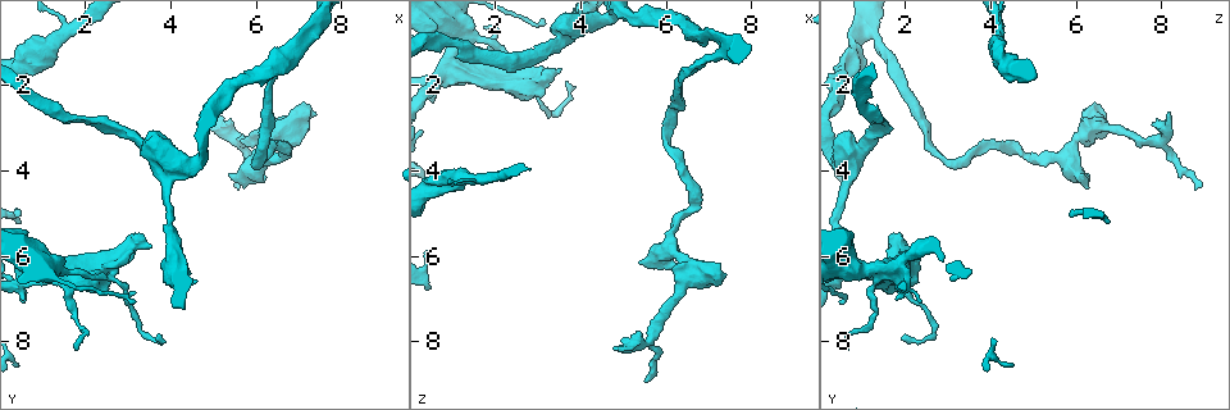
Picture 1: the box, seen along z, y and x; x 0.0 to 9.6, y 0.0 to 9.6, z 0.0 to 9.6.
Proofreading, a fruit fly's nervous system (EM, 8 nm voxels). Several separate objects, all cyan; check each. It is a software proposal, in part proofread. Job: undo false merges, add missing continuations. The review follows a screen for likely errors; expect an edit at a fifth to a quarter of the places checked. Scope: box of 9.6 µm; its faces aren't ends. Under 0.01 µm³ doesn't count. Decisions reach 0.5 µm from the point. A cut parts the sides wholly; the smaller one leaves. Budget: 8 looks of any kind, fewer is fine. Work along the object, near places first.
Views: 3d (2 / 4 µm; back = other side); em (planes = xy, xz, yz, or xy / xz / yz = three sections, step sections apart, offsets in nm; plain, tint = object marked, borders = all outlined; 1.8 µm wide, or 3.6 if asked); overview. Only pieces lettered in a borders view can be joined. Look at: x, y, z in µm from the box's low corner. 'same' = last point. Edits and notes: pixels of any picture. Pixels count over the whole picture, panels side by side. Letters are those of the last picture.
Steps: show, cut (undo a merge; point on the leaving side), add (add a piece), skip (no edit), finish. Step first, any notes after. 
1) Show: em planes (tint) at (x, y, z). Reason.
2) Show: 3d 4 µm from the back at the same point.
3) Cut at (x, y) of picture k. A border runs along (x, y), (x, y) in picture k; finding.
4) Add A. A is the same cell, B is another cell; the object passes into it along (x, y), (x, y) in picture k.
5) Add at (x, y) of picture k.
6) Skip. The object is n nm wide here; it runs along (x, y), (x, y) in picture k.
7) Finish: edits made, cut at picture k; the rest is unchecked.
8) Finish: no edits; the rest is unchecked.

Show: 3d 2 µm at (5.55, 4.40, 8.80). Branch stops here.

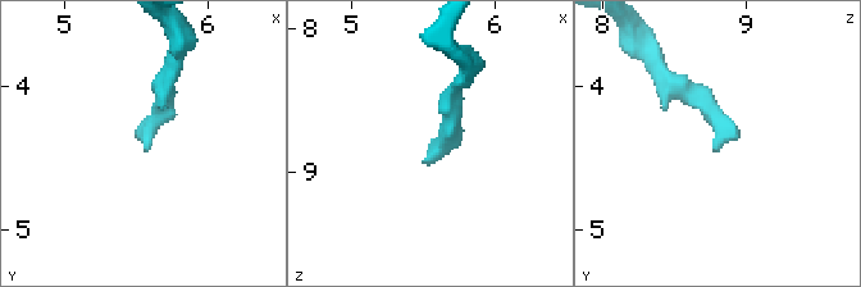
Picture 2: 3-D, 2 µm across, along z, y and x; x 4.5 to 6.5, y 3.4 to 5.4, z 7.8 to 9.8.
Show: em 3.6 µm planes (borders) at (5.54, 4.44, 8.82).

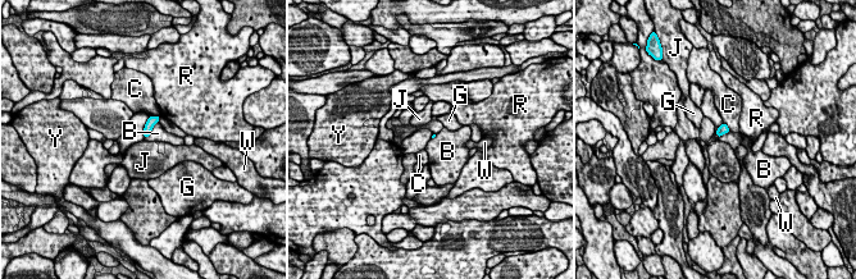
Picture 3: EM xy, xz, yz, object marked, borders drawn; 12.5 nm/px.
Skip. B, C, G, J, R, W and Y are other cells; no lettered piece goes on from it.

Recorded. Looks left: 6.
Show: em 3.6 µm planes (borders) at (6.55, 2.95, 6.35). A fork.

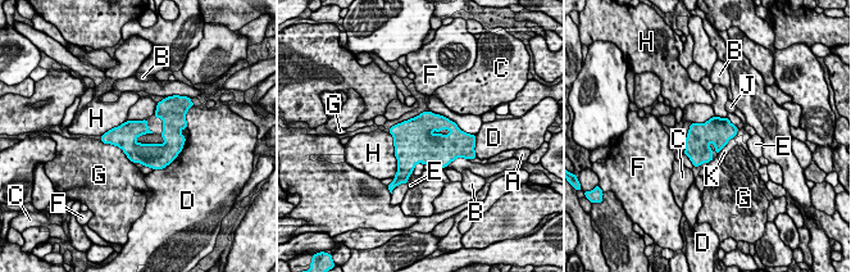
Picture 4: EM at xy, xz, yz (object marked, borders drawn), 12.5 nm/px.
Skip. A, B, C, D, E, F, G, H, J and K are other cells; it runs along (171, 132), (159, 150), (105, 139) in picture 4; all the same neuron.

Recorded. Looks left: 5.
Show: em planes (borders) at (4.80, 2.65, 8.10). Free end.

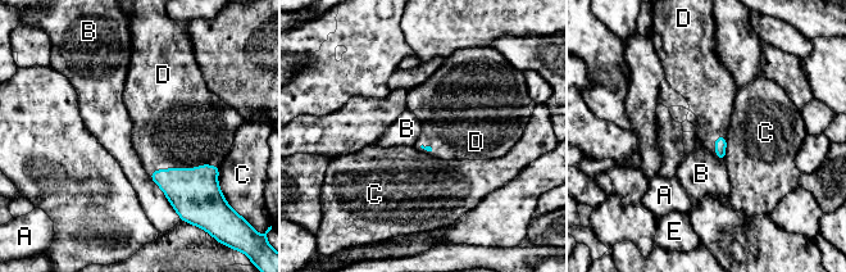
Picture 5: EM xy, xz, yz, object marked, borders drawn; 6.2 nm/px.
Add D. D is the same cell, A, B, C and E are other cells; the object passes into it along (194, 193), (182, 168), (153, 148) in picture 5; the neuron continues.

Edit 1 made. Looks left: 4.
Show: overview.

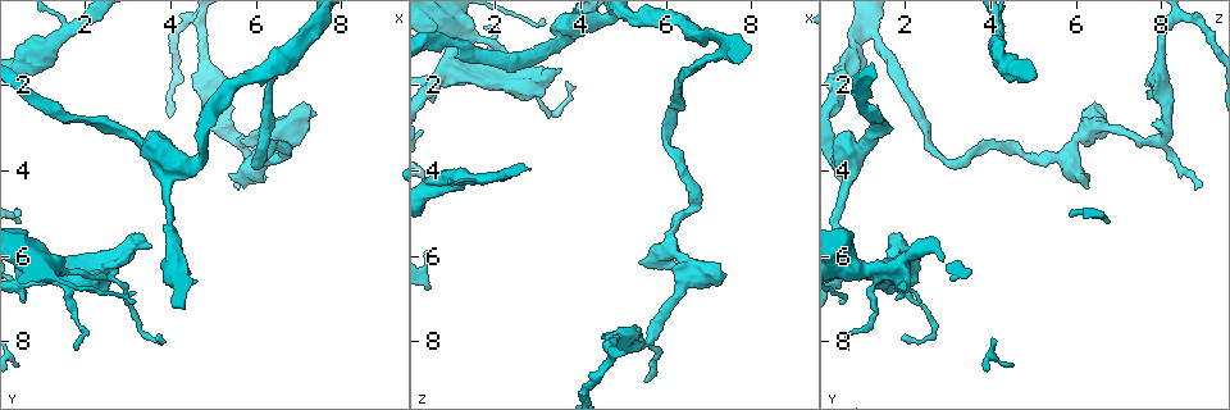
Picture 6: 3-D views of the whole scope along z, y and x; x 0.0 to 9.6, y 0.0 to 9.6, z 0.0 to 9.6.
Show: em xz step 16 (borders) at (1.80, 8.15, 0.65). Tapers out.

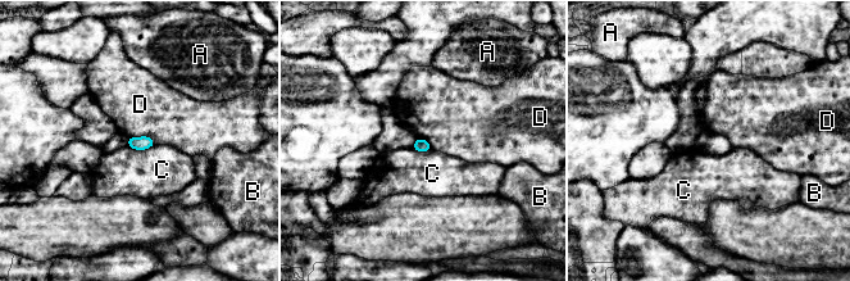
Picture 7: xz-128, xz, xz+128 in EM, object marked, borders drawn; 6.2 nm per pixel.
Skip. The longest contact is with D, 180 nm; A, B, C and D are other cells; a border runs along (128, 136), (149, 136), (155, 144) in picture 7; none of them fits.

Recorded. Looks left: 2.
Finish: edits made, add at picture 5; the rest is unchecked.

